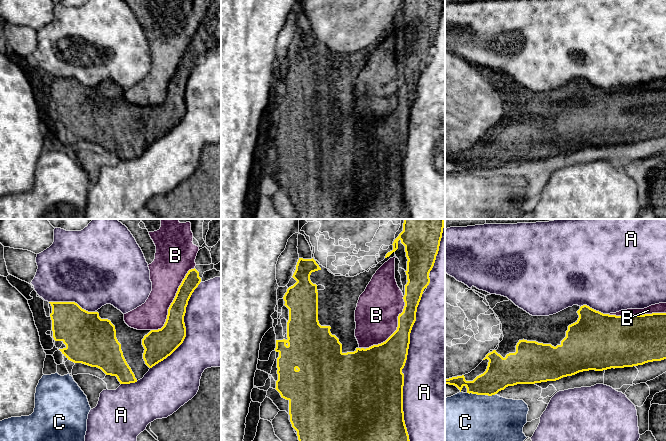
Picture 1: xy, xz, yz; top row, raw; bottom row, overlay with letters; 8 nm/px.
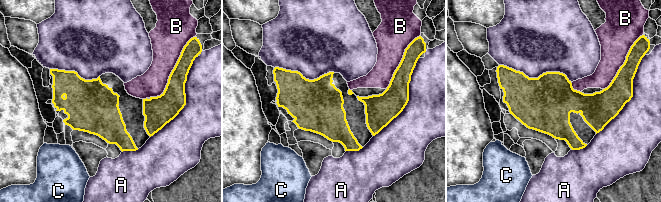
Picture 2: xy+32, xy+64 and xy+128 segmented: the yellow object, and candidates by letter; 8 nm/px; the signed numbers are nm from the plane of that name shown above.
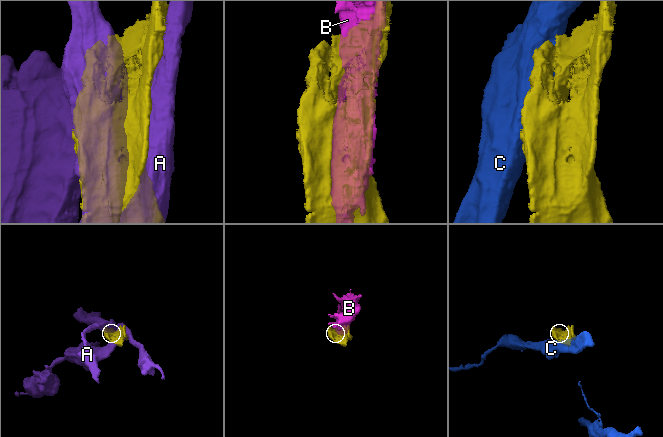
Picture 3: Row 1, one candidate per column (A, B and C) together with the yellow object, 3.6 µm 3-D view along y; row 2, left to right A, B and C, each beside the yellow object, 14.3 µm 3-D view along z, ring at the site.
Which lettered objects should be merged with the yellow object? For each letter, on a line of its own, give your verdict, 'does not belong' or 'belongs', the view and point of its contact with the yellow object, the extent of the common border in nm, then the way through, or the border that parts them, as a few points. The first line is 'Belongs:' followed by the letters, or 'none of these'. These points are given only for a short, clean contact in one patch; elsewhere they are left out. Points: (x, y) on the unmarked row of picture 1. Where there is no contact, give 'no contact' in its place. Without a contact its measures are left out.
Belongs: none of these
A: does not belong; meets yellow in xz at (403, 143); contact 1200 nm long
B: does not belong; meets yellow in xy at (173, 77); contact 600 nm long
C: does not belong; meets yellow in yz at (476, 169); contact 150 nm long; border along yz (467, 168), (485, 171)

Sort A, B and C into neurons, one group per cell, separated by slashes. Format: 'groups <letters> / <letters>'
groups A / B / C

